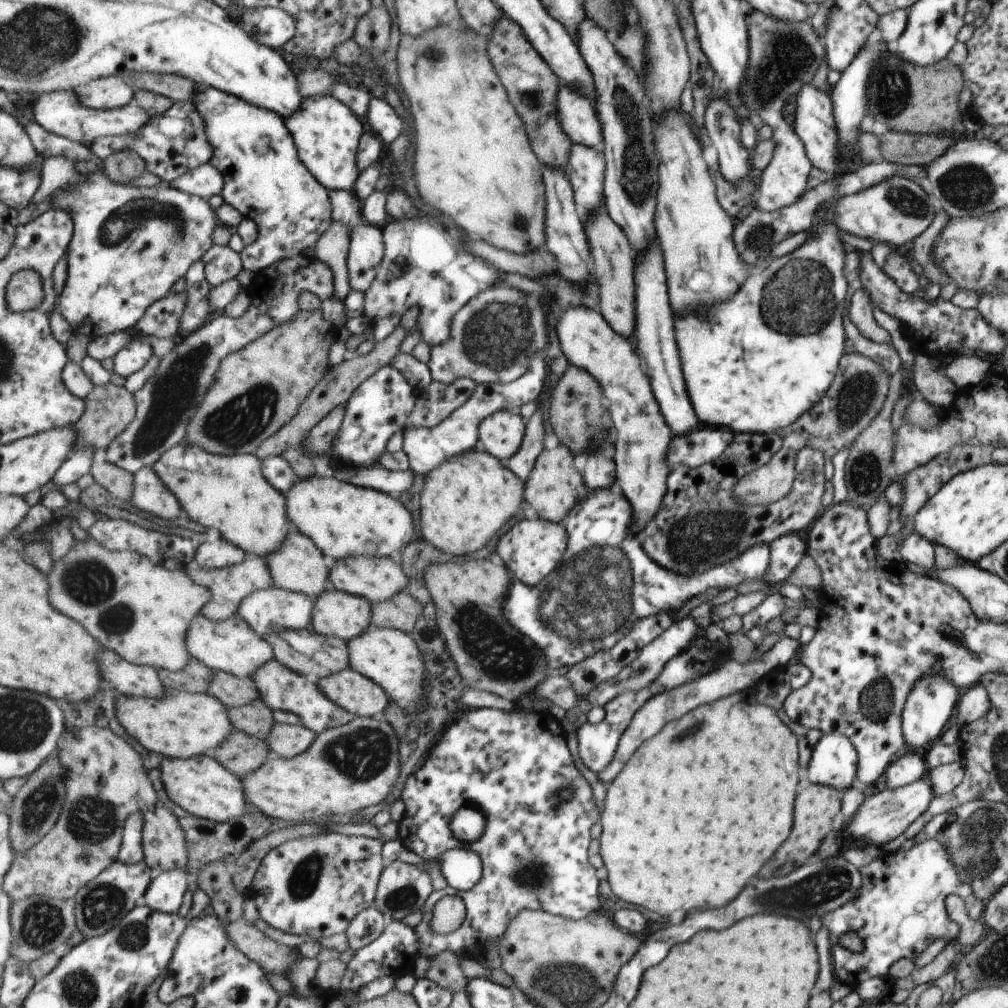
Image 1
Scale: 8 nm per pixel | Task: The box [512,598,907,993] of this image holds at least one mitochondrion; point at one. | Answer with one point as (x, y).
(821, 887)

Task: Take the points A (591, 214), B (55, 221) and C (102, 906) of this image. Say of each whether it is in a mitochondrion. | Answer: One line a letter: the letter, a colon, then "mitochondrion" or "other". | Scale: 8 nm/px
A: other
B: other
C: mitochondrion

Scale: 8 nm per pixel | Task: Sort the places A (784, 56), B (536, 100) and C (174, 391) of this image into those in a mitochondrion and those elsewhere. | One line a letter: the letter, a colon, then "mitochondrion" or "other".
A: mitochondrion
B: mitochondrion
C: mitochondrion

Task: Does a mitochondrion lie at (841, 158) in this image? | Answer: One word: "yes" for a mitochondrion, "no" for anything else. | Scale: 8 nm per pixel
no

